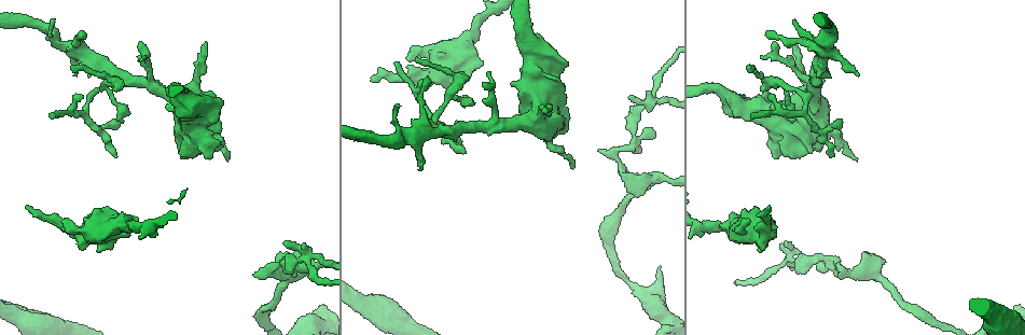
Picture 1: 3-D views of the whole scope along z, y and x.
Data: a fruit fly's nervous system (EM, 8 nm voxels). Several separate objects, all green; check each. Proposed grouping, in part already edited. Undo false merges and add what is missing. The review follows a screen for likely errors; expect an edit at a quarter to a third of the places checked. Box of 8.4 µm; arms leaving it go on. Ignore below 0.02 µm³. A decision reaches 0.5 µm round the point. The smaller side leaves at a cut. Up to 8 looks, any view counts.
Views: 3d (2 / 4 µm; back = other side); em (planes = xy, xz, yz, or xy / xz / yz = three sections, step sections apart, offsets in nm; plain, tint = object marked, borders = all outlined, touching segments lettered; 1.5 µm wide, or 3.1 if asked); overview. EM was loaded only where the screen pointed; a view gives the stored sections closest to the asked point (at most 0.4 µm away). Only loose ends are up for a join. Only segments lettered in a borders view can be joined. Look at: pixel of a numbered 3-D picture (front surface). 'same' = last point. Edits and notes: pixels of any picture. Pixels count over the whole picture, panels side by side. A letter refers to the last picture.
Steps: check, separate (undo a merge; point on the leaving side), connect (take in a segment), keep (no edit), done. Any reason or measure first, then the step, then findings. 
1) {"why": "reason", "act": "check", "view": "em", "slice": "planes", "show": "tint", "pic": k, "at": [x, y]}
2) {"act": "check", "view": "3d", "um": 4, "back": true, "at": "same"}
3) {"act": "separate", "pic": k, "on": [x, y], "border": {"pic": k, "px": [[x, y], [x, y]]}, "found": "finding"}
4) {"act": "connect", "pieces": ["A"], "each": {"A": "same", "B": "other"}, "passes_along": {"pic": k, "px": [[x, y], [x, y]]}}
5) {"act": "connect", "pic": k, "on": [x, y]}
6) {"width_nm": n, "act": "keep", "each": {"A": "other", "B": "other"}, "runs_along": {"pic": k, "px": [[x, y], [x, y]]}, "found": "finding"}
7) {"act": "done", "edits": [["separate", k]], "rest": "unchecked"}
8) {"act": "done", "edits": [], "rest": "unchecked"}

{"why": "side arm on a straight run", "act": "check", "view": "3d", "um": 2, "pic": 1, "at": [304, 261]}

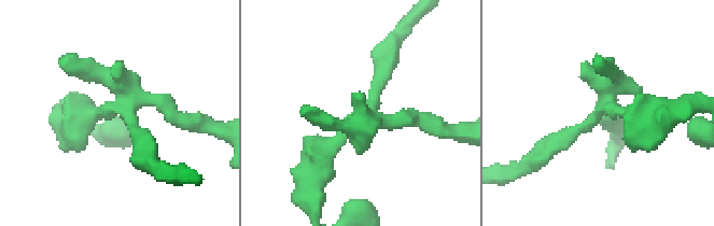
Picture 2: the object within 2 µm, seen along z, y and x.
{"why": "now the EM", "act": "check", "view": "em", "slice": "yz", "step": 8, "show": "tint", "pic": 2, "at": [606, 109]}

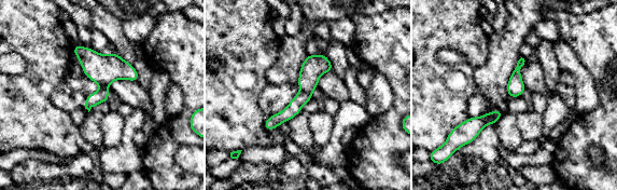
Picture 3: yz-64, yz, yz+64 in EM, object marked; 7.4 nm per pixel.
{"act": "check", "view": "em", "slice": "xz", "step": 4, "show": "borders", "at": "same"}

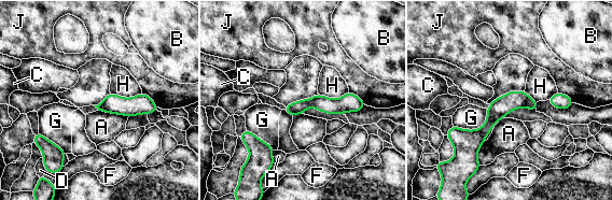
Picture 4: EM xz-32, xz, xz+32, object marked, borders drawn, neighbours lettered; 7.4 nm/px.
{"width_nm": 120, "act": "separate", "pic": 4, "on": [347, 103], "each": {"A": "other", "B": "other", "C": "other", "D": "other", "F": "other", "G": "other", "H": "other", "J": "other"}, "part_leaving": {"pic": 4, "px": [[100, 106], [154, 108]]}, "found": "two neurons meet here"}

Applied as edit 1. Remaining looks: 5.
{"why": "thin end", "act": "check", "view": "em", "slice": "xz", "step": 4, "show": "borders", "pic": 1, "at": [837, 120]}

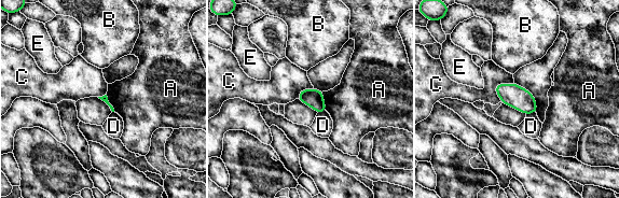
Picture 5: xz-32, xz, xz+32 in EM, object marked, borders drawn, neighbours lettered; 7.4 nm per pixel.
{"act": "keep", "each": {"A": "other", "B": "other", "C": "other", "D": "other", "E": "other"}, "border": {"pic": 5, "px": [[513, 82], [495, 86], [500, 101]]}, "found": "no lettered segment goes on from it"}

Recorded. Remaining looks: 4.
{"why": "branch stops here", "act": "check", "view": "3d", "um": 4, "pic": 1, "at": [417, 60]}

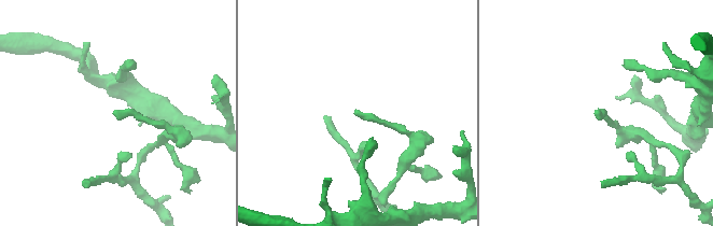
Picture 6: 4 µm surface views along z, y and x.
{"why": "now the EM", "act": "check", "view": "em", "slice": "xy", "step": 4, "show": "borders", "pic": 6, "at": [357, 113]}

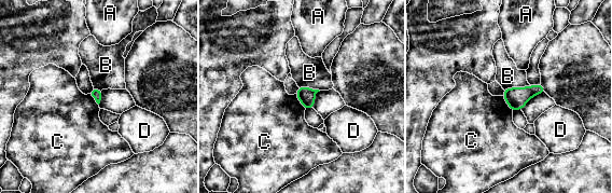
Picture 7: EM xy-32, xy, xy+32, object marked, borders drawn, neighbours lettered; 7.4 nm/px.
{"why": "cut it another way", "act": "check", "view": "em", "slice": "planes", "show": "borders", "at": "same"}

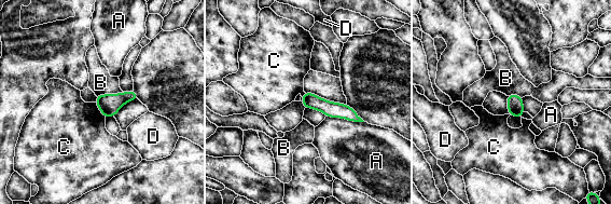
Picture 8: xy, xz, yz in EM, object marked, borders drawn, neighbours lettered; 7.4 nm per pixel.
{"act": "keep", "each": {"A": "other", "B": "other", "C": "other", "D": "other"}, "runs_along": {"pic": 8, "px": [[305, 96], [357, 119]]}, "found": "none of them fits"}

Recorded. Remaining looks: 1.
{"act": "done", "edits": [["separate", 4]], "rest": "unchecked"}

